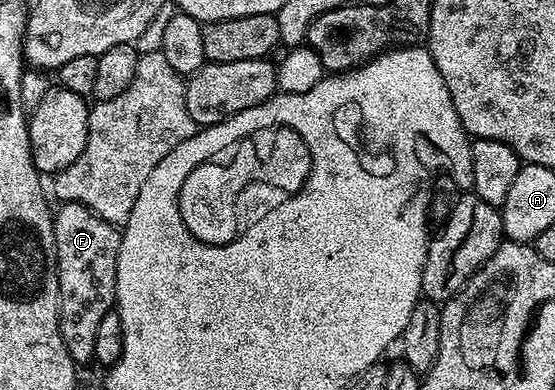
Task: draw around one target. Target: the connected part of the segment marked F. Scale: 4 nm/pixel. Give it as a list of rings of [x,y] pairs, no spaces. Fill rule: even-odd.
[[[65,201],[59,208],[53,212],[52,222],[60,292],[60,330],[70,359],[84,367],[94,358],[94,339],[102,319],[113,312],[116,304],[121,230],[73,201]]]

